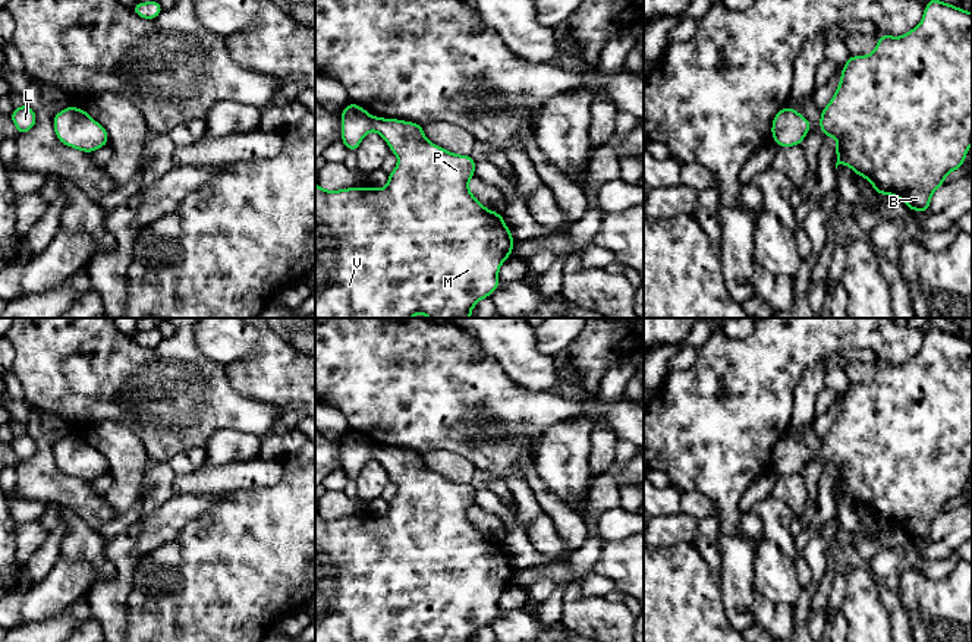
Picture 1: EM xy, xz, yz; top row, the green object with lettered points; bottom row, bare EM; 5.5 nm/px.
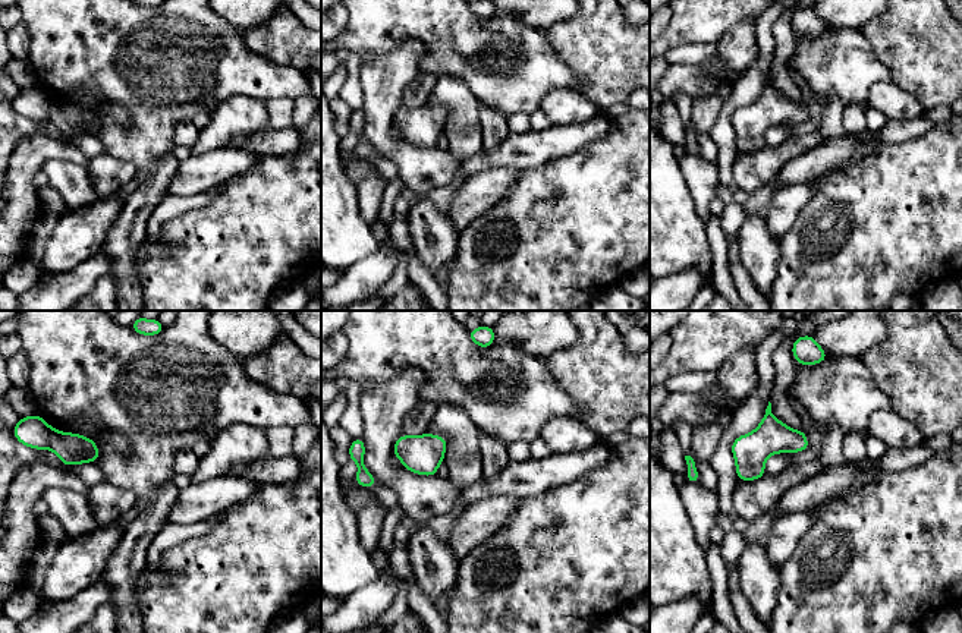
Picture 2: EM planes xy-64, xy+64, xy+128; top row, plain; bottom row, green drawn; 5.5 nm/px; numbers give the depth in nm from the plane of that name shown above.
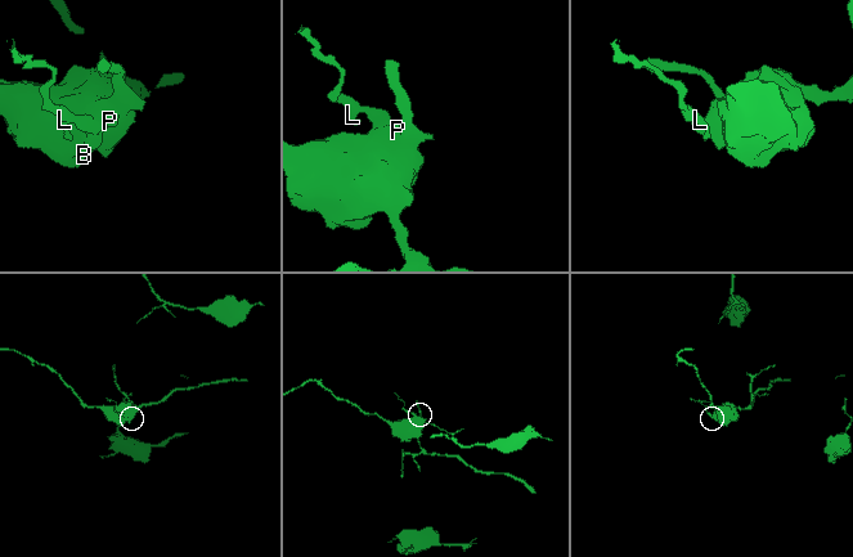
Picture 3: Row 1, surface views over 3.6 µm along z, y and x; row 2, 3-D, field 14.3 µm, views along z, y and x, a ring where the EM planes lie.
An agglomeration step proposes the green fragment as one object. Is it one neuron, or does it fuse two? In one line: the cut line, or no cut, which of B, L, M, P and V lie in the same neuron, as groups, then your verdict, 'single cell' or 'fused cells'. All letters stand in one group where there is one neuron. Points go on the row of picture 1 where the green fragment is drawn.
no cut; B L M P V; single cell

